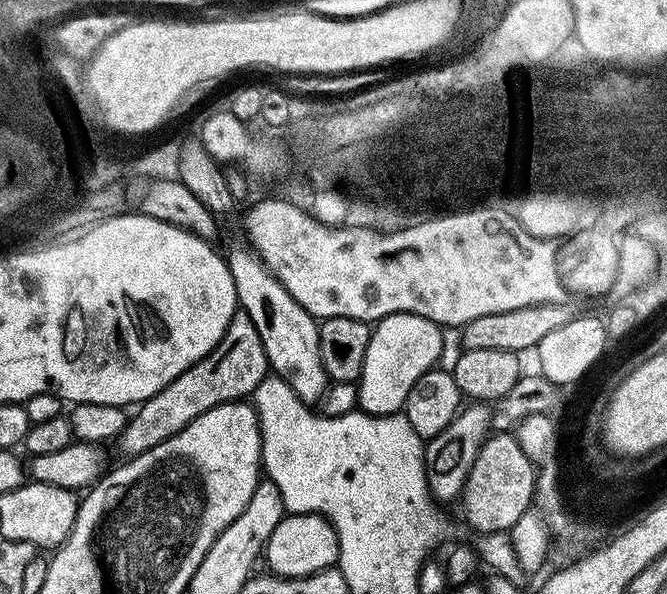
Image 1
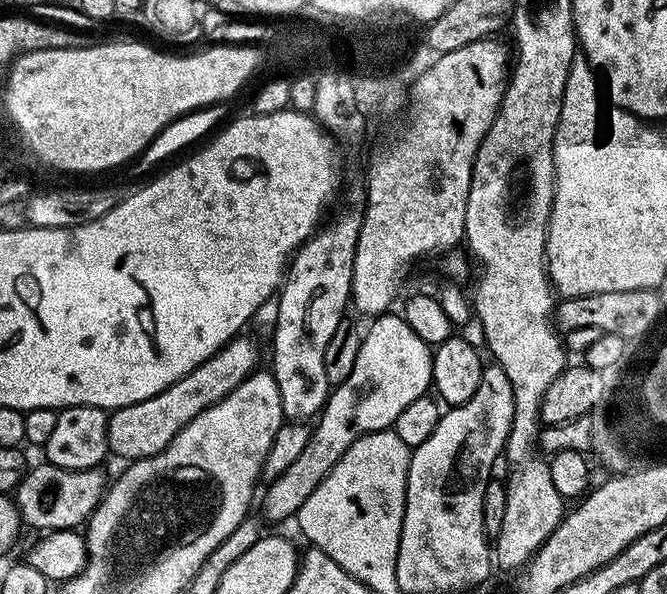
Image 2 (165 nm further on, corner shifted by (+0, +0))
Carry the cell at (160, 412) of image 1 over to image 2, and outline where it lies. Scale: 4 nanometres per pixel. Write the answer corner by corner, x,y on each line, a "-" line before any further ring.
40,462
37,468
31,468
21,475
14,489
15,506
27,527
29,524
32,528
44,528
40,530
79,529
104,499
106,480
104,484
100,468
66,470
47,462

